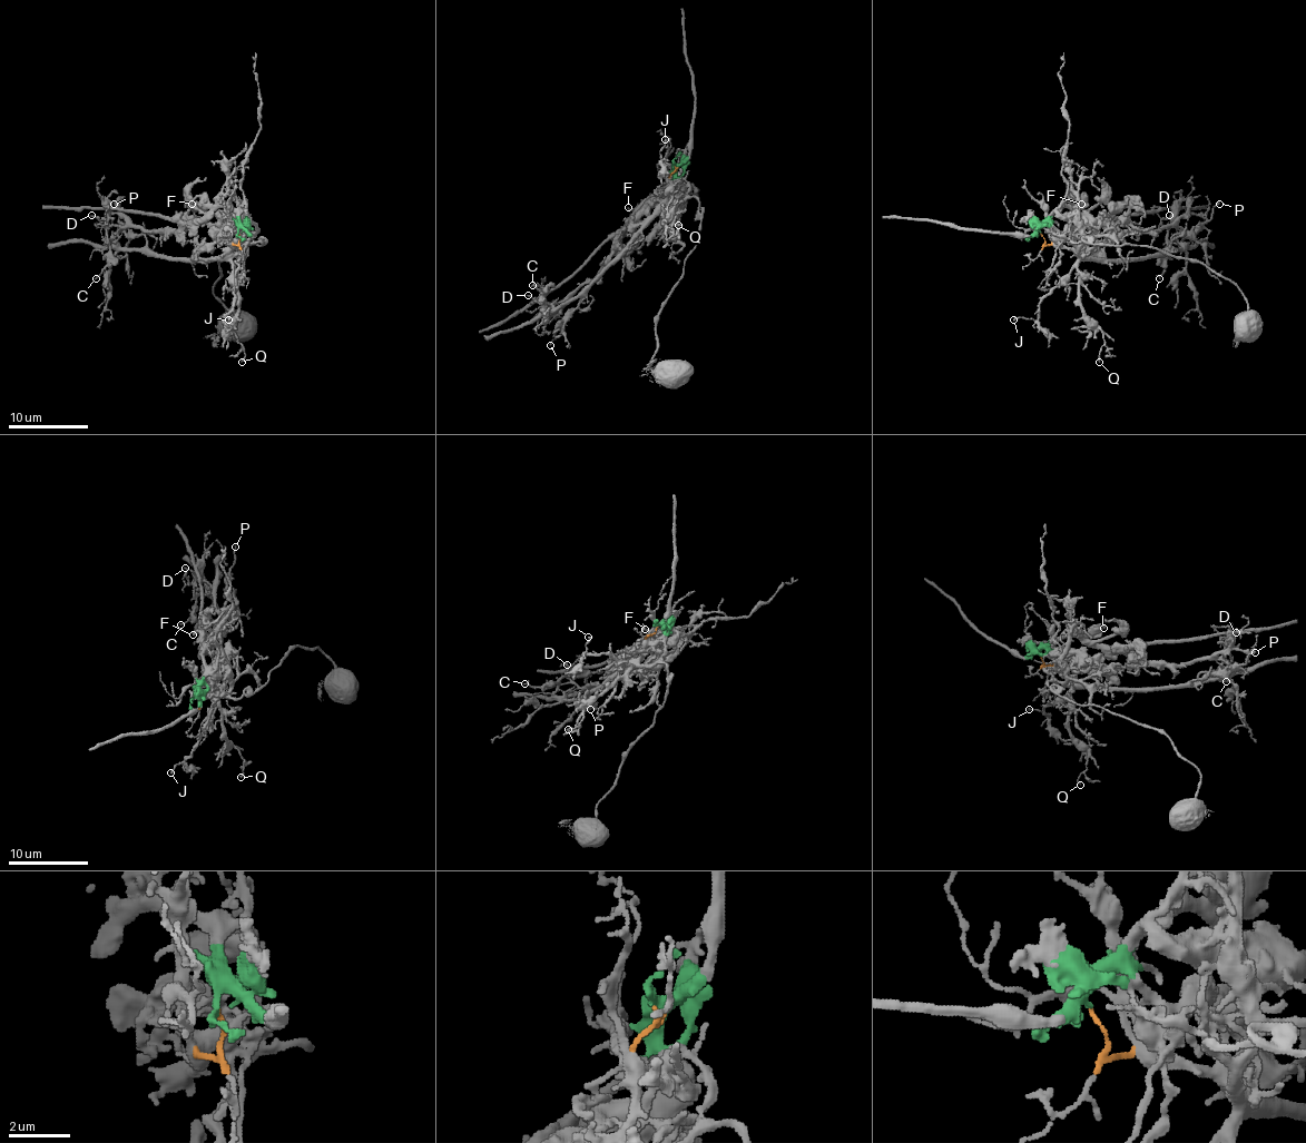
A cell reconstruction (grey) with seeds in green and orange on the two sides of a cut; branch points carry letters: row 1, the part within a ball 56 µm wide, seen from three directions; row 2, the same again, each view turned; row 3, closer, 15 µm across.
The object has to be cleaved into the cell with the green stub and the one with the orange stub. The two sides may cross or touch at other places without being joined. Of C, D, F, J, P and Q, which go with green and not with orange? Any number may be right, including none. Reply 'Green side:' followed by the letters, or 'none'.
Green side: D, F

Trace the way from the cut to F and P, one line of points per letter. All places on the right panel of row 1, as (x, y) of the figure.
F: (1039, 233), (1059, 208), (1073, 207), (1082, 197), (1081, 203)
P: (1041, 233), (1047, 245), (1071, 247), (1099, 258), (1150, 258), (1175, 235), (1187, 235), (1208, 220), (1218, 203)

